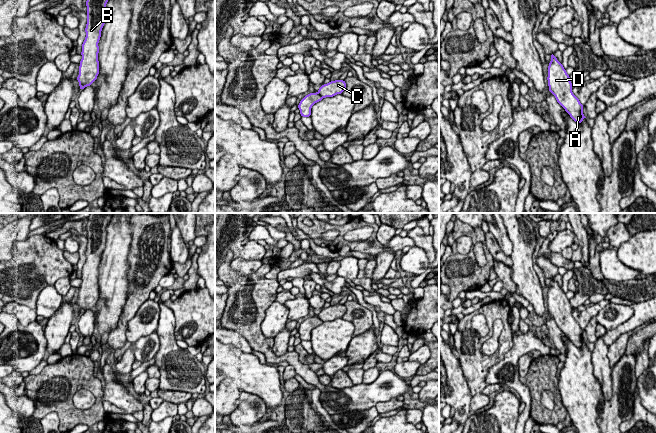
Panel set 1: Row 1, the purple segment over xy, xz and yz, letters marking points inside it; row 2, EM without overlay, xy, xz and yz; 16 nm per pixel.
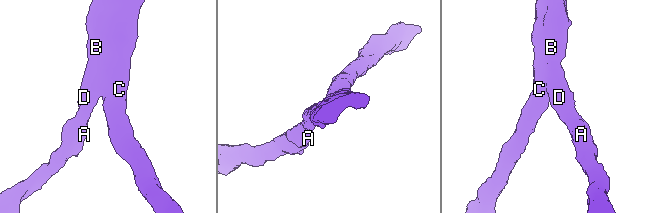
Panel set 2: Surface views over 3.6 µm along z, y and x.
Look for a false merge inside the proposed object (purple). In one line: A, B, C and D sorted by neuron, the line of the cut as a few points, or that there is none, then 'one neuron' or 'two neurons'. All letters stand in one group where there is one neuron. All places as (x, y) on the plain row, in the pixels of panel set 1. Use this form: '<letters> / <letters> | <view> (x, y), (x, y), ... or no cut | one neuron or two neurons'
A B C D | no cut | one neuron

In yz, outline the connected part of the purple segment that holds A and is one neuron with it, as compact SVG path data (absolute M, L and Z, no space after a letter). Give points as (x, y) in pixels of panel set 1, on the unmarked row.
M551 279L551 286L548 290L548 310L549 316L551 316L557 326L562 330L565 335L576 347L582 347L586 342L583 339L583 329L579 323L572 316L572 307L570 301L564 293L562 287L558 286L558 283Z

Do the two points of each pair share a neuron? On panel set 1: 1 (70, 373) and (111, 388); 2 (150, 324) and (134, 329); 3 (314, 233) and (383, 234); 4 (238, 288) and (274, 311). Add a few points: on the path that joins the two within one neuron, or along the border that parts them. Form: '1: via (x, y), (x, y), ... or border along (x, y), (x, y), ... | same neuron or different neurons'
1: border along (103, 388), (102, 402) | different neurons
2: via (146, 324), (138, 327) | same neuron
3: border along (378, 226), (377, 240), (384, 249), (375, 256) | different neurons
4: border along (274, 300), (266, 310), (261, 324), (262, 330) | different neurons

